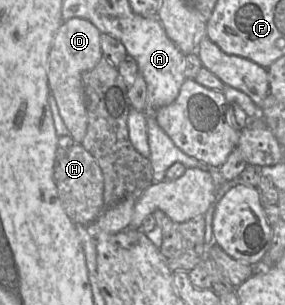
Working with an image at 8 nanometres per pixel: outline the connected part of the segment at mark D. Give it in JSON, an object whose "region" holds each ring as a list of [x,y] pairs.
{"region":[[[87,19],[63,21],[52,41],[47,63],[47,80],[59,114],[75,143],[83,141],[87,130],[87,110],[82,77],[102,58],[101,32]]]}

